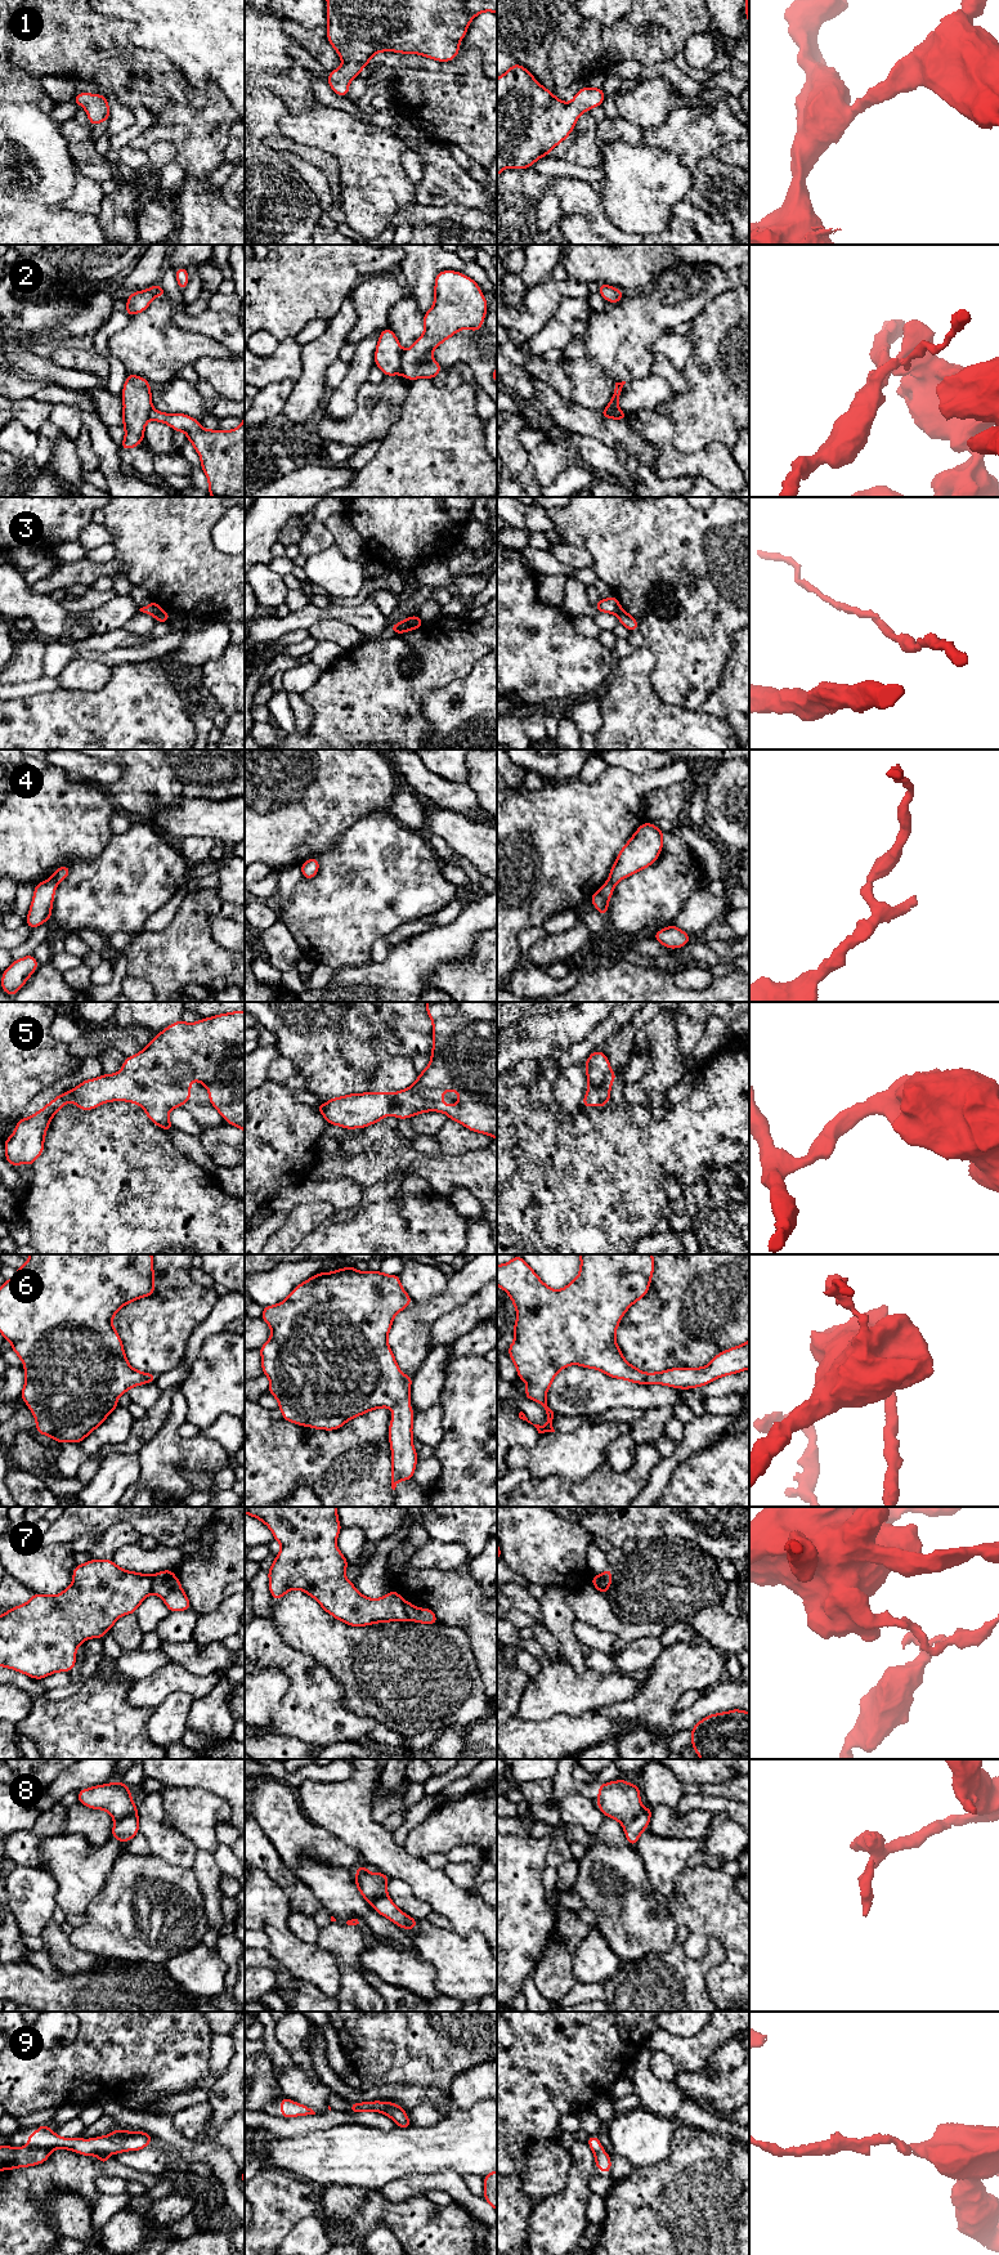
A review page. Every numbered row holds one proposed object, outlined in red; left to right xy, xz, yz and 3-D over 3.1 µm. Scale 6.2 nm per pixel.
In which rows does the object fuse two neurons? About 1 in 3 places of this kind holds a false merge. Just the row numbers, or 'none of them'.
2, 3, 4, 7, 8

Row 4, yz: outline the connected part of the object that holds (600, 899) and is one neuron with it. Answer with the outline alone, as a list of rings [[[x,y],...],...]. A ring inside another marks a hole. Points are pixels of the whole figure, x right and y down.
[[[608,880],[593,895],[590,898],[593,907],[600,912],[601,916],[606,917],[608,904],[612,894],[615,889],[615,883]]]

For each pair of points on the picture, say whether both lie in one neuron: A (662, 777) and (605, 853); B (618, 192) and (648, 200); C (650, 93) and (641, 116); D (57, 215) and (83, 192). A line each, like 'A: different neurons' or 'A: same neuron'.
A: same neuron
B: same neuron
C: same neuron
D: different neurons

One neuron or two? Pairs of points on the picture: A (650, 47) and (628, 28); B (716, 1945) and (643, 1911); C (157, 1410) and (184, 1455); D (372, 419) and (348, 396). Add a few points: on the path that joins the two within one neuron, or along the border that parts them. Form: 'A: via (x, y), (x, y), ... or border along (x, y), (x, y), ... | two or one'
A: via (645, 41), (634, 34) | one
B: border along (712, 1936), (725, 1955), (712, 1968) | two
C: border along (174, 1395), (170, 1403), (169, 1417), (144, 1445) | two
D: border along (366, 380), (349, 416), (332, 419), (327, 415) | two

